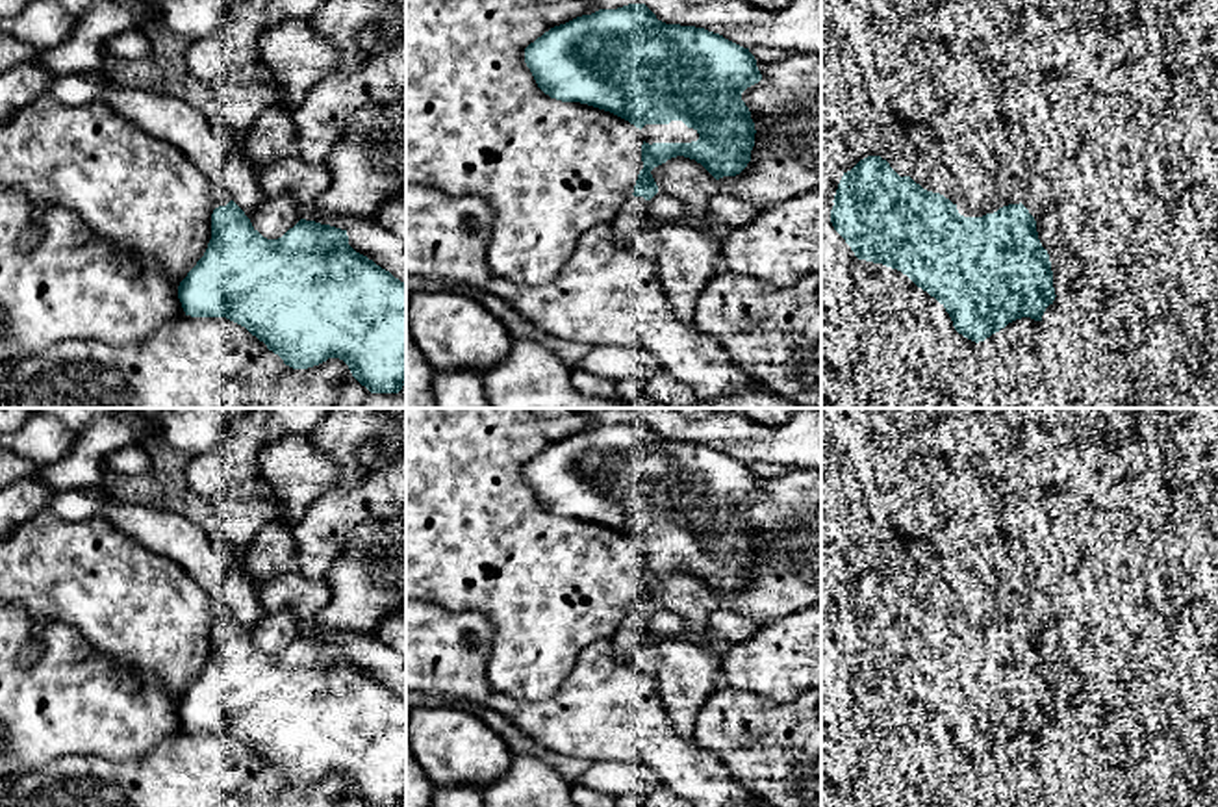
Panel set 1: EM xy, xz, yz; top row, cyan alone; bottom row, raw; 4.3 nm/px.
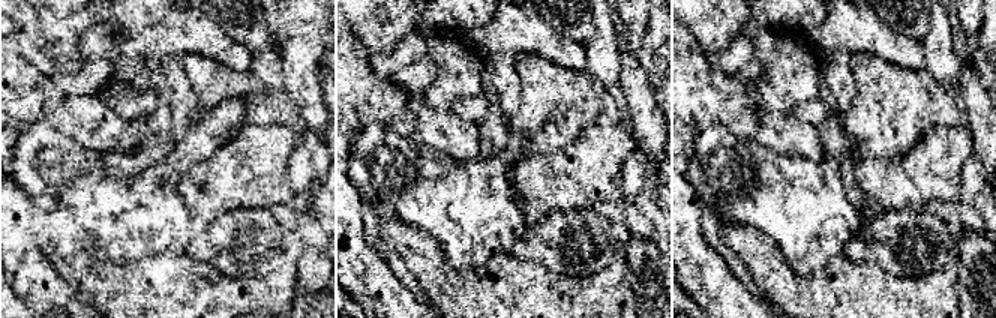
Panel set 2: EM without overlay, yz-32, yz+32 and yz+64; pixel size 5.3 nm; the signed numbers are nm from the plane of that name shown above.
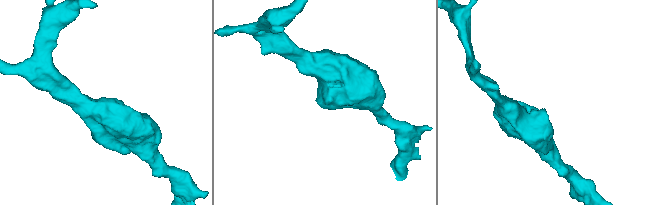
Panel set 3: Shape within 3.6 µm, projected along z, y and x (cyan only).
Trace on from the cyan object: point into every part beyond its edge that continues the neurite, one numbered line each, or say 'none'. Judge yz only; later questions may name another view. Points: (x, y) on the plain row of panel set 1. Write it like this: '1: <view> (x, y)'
1: yz (1065, 598)

